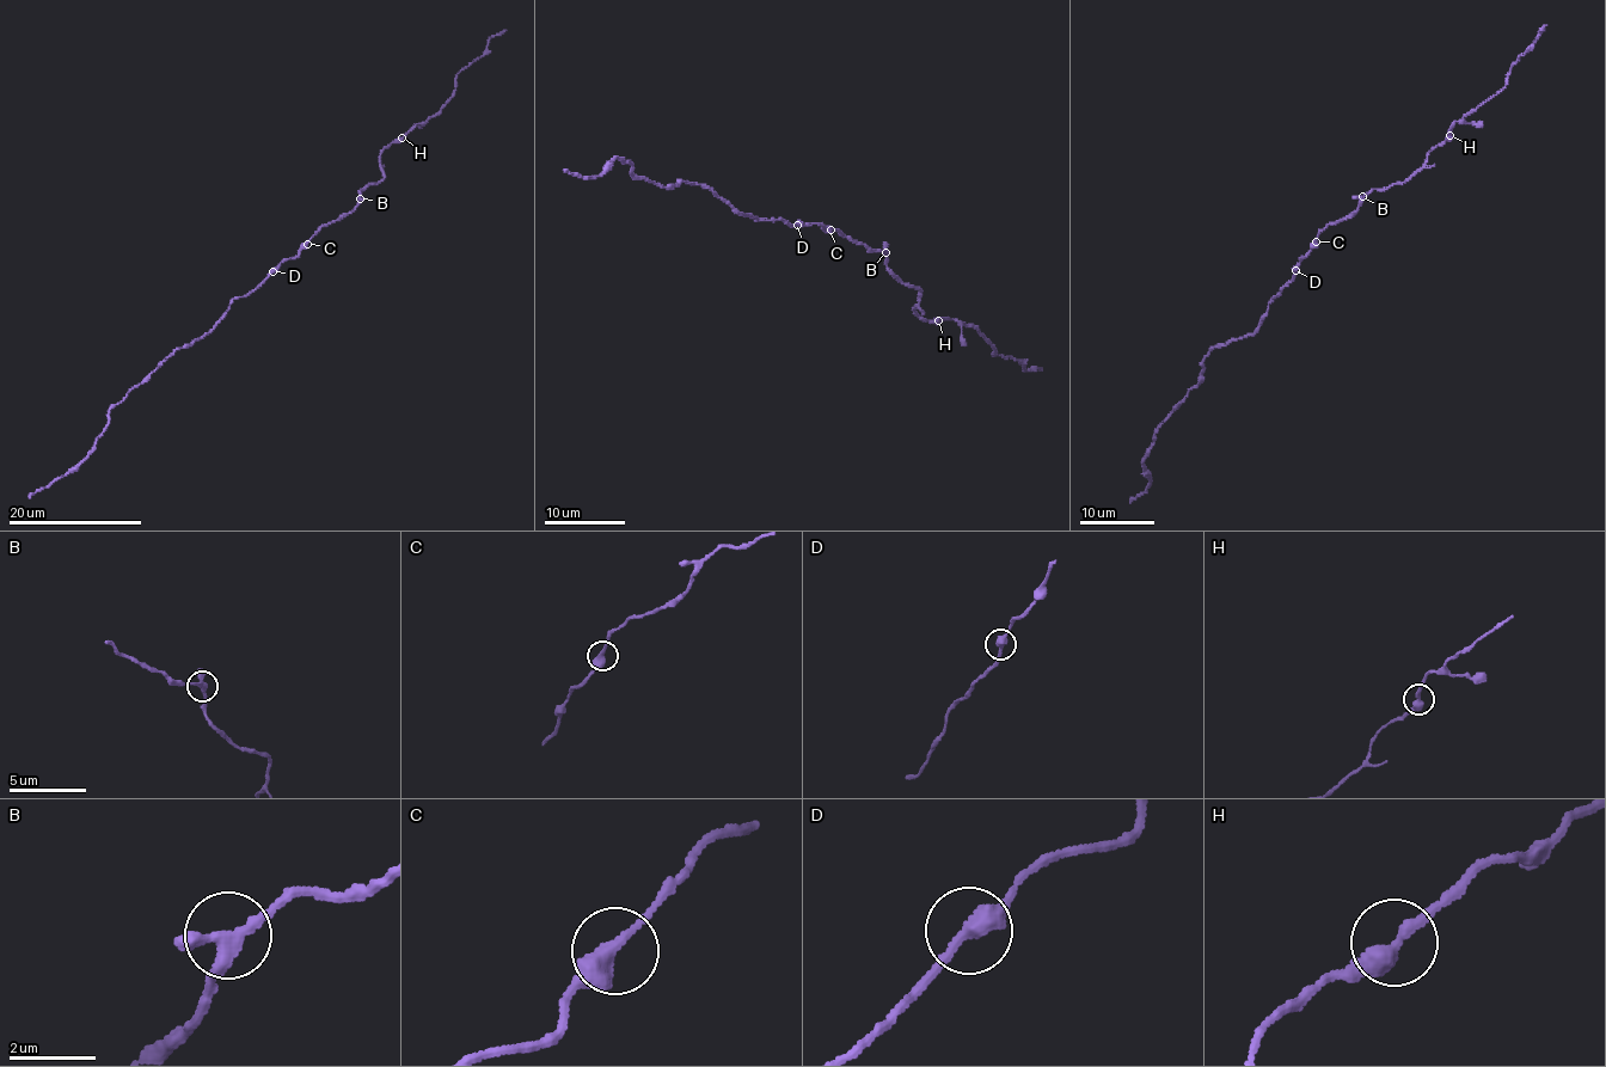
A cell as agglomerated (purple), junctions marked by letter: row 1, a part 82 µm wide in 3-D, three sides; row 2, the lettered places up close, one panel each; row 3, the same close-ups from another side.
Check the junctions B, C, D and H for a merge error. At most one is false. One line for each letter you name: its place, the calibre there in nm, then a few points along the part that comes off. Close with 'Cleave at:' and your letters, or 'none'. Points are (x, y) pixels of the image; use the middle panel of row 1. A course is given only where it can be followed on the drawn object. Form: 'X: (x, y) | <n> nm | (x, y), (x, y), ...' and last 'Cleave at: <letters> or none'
H: (938, 320) | 380 nm | (938, 320), (951, 319), (975, 326), (994, 356), (1019, 360), (1027, 371), (1042, 371)
Cleave at: H

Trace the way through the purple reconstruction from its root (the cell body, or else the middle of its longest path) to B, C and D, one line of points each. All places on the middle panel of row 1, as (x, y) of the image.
B: (815, 224), (838, 230), (845, 237), (886, 252)
C: (815, 224), (831, 230)
D: (815, 224), (797, 225)

